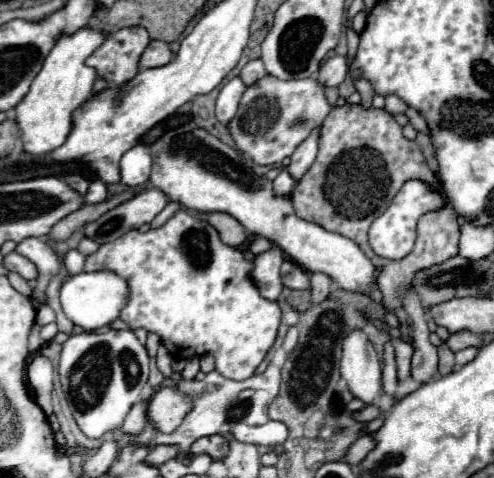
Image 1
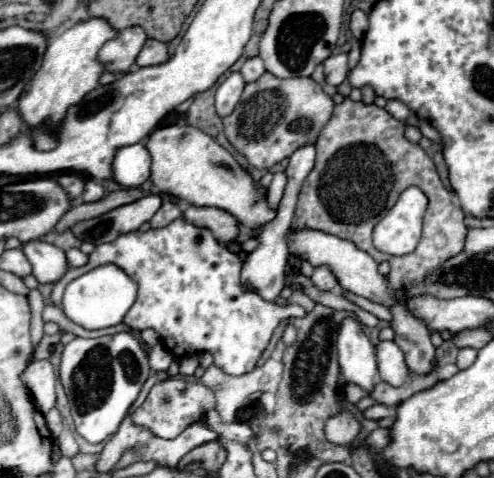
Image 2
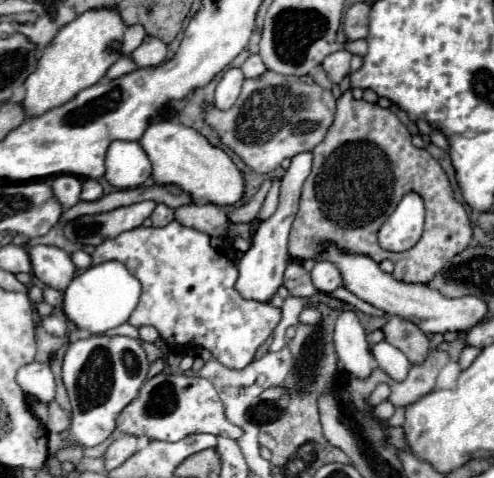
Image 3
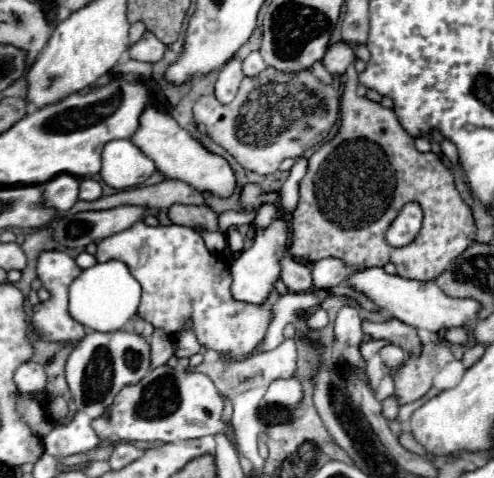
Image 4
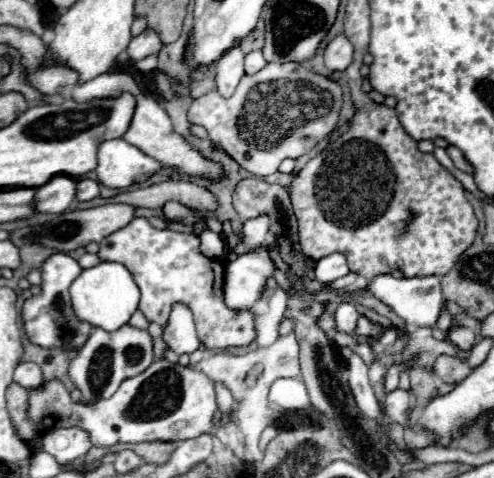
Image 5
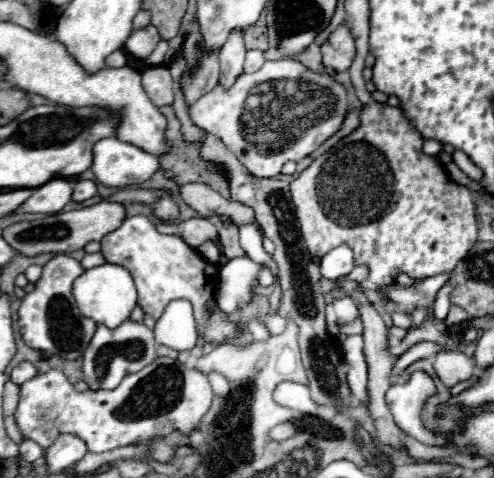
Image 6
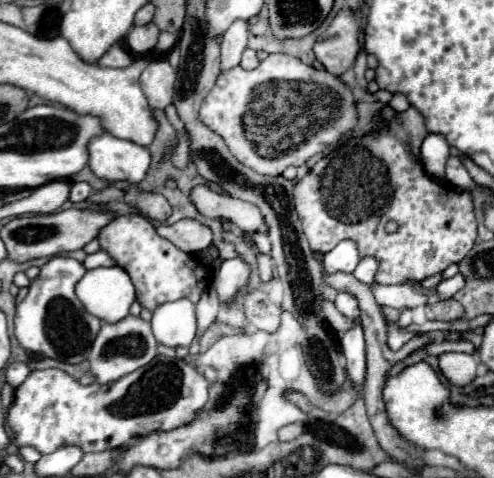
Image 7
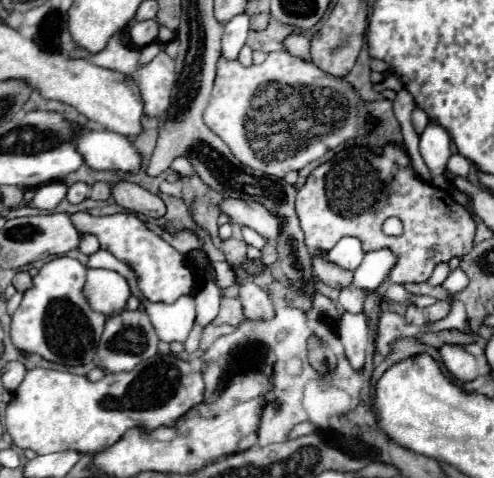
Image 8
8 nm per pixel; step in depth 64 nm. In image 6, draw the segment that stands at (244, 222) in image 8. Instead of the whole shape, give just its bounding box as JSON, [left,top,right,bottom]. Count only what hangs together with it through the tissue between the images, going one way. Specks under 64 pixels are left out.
[178,184,254,224]

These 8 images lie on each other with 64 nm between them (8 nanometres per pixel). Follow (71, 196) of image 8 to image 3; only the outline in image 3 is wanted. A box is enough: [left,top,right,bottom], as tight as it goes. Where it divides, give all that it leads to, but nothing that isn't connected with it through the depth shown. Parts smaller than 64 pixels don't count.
[80,178,102,202]

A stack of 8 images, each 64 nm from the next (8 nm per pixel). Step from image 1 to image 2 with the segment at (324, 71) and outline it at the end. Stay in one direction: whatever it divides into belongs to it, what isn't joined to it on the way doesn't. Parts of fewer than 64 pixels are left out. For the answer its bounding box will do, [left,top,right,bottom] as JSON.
[324,52,350,86]

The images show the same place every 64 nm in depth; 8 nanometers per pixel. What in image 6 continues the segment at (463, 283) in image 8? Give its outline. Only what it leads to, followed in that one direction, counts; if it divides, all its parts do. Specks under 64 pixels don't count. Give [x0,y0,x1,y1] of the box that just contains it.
[433,282,452,322]

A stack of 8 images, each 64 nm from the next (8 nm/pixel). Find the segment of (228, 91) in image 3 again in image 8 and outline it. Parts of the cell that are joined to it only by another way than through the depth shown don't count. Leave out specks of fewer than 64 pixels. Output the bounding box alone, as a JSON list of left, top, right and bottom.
[222,14,248,60]

